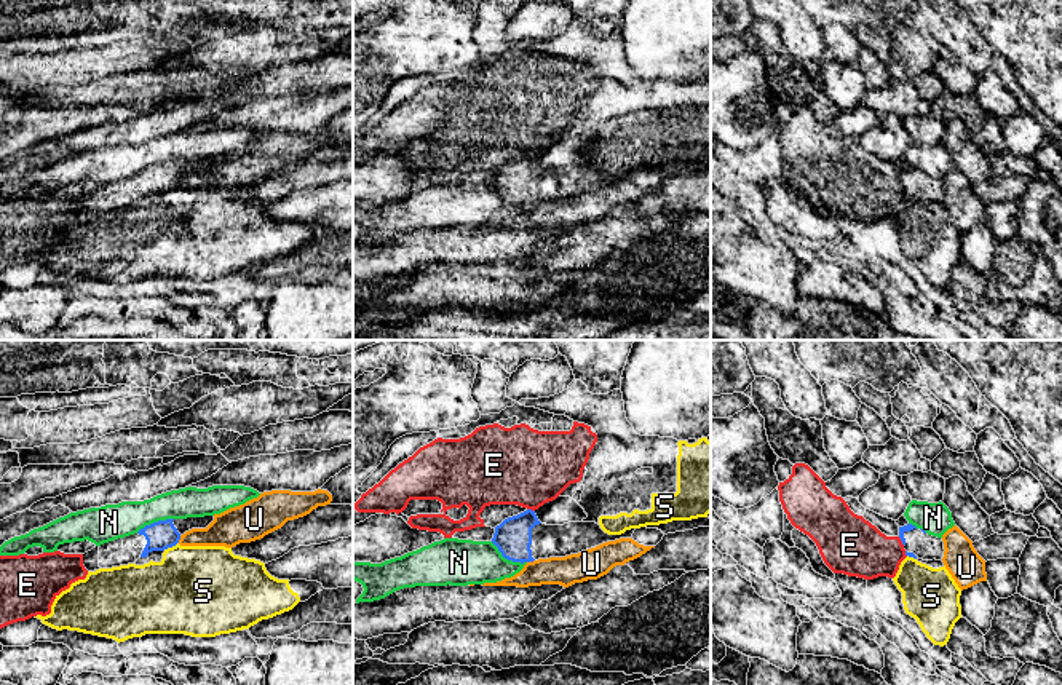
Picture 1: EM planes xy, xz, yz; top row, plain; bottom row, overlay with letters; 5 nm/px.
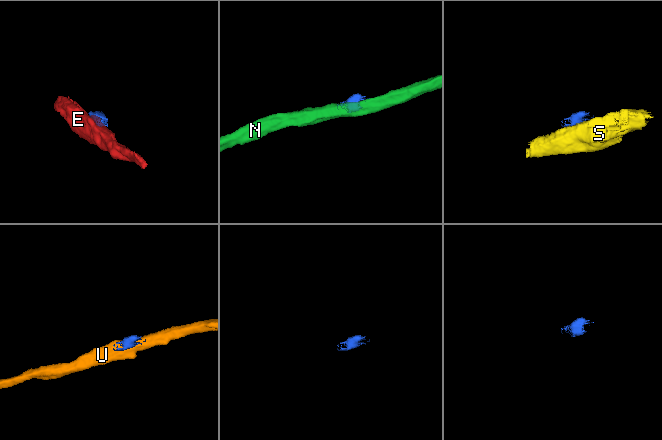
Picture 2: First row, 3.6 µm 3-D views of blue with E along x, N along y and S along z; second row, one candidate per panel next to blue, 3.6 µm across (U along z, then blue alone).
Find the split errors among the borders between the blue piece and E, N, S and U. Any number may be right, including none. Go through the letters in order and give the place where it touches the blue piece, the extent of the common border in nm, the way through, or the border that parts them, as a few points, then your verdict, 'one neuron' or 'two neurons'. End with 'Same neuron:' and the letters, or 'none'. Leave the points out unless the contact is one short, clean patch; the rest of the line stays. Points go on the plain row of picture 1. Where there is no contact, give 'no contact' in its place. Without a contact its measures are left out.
E: yz (901, 182) | 60 nm | along yz (898, 179), (904, 187) | two neurons
N: xz (508, 201) | 220 nm | along xz (491, 184), (505, 200), (526, 205) | two neurons
S: xy (170, 189) | 90 nm | along xy (178, 184), (163, 192) | two neurons
U: xy (179, 181) | 40 nm | along xy (181, 178), (178, 184) | two neurons
Same neuron: none

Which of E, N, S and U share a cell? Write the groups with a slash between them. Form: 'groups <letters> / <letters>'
groups E / N / S / U

